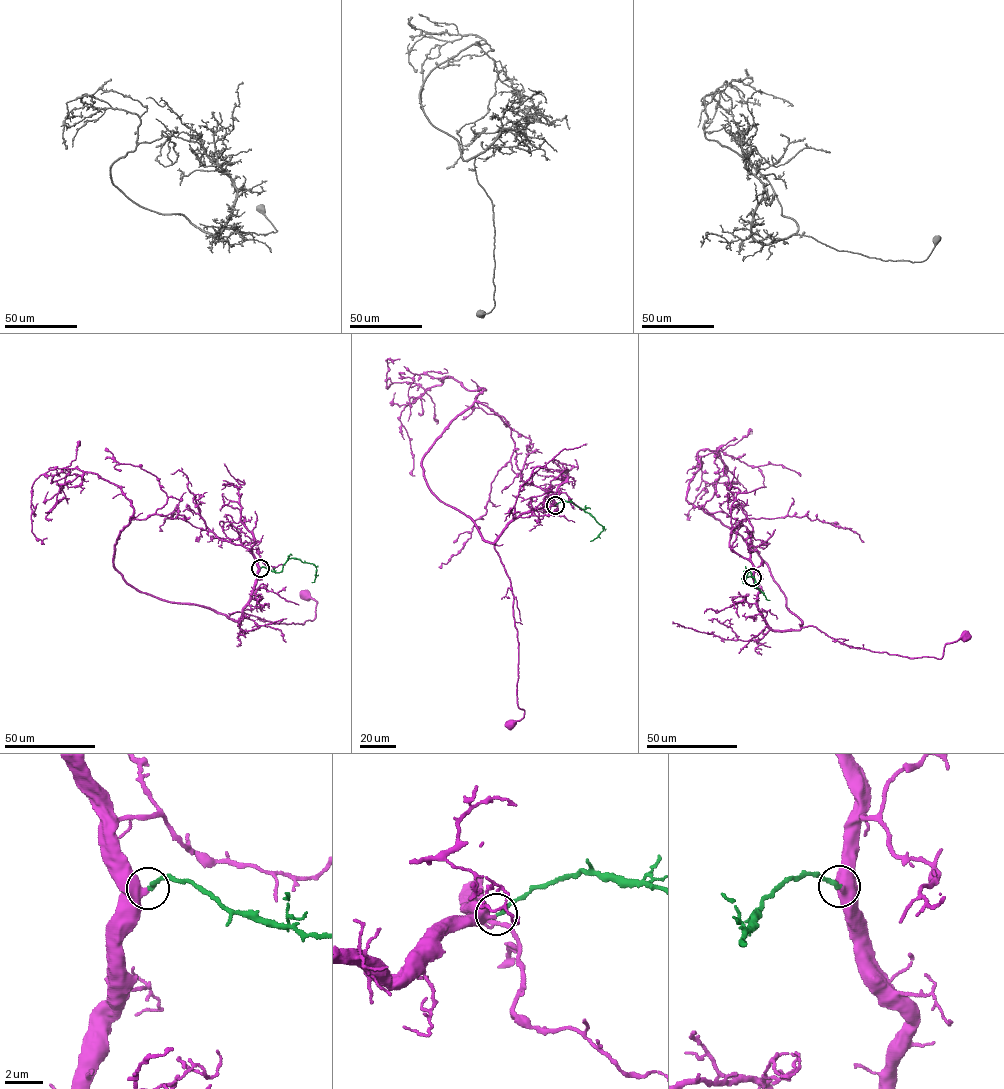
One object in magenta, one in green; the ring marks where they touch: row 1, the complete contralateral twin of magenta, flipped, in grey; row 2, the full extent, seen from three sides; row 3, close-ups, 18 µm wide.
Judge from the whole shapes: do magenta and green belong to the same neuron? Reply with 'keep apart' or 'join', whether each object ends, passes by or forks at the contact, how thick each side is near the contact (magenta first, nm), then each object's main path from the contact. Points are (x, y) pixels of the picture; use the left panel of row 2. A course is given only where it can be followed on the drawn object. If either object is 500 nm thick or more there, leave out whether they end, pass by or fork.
join; magenta ends there; green ends there; 480 nm thick on the magenta side, 240 nm on the other; magenta runs (260, 568), (243, 614), (229, 618), (240, 611), (302, 624), (314, 618), (317, 603), (305, 596); green runs (260, 568), (281, 571), (289, 558), (295, 558), (316, 568), (311, 582)

